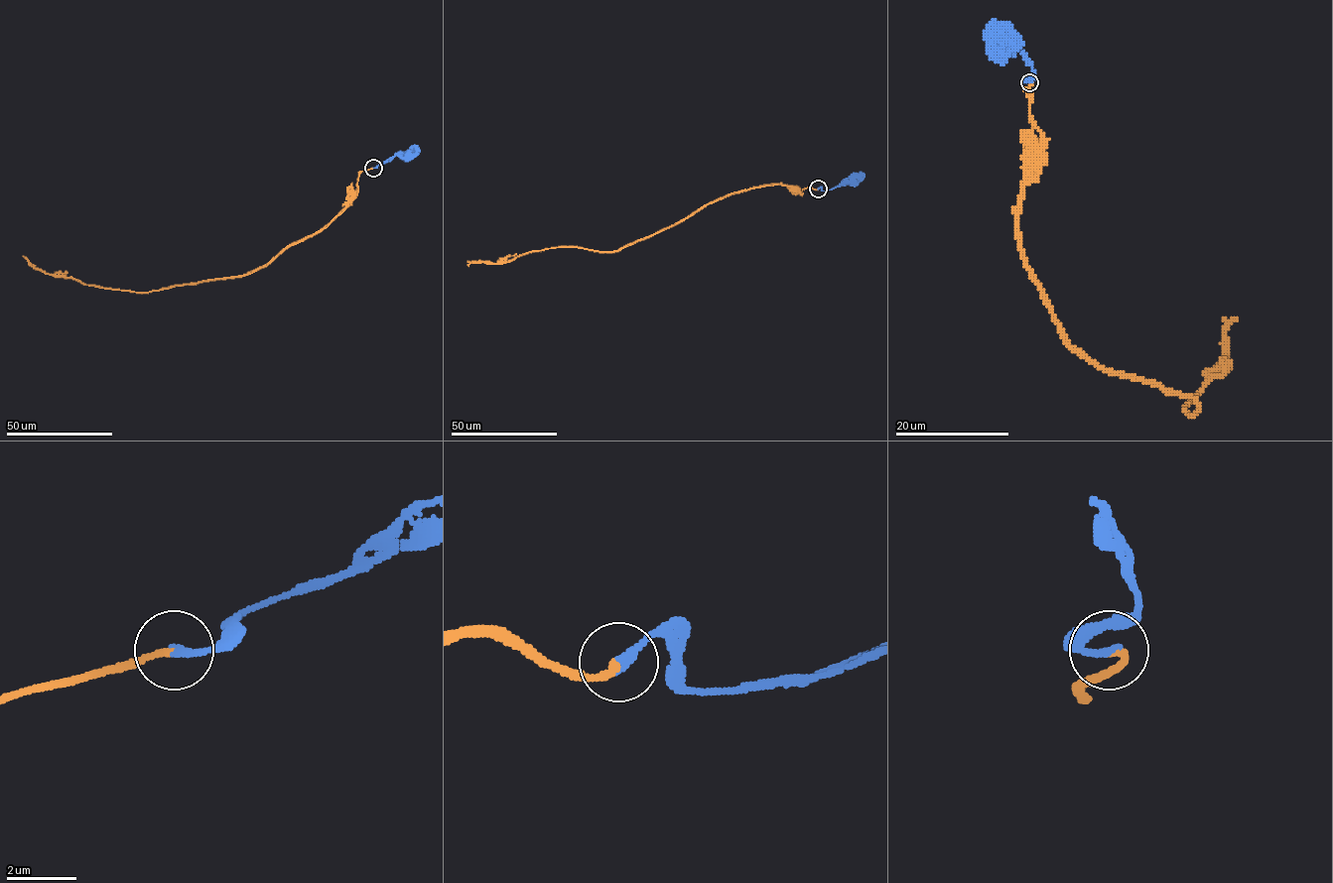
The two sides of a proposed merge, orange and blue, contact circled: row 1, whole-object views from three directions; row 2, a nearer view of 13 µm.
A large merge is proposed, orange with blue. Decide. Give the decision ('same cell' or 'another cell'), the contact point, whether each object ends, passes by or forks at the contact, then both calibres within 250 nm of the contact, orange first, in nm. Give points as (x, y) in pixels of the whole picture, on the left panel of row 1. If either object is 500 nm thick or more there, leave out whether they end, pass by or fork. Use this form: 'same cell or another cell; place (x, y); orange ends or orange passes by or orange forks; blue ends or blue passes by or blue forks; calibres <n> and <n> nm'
same cell; place (373, 168); orange ends; blue ends; calibres 180 and 200 nm

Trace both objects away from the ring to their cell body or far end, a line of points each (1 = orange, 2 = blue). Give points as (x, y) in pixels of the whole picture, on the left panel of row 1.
1: (373, 168), (359, 173), (358, 191), (322, 229), (241, 275), (135, 292), (46, 274), (23, 256)
2: (373, 168), (396, 155), (408, 156)

